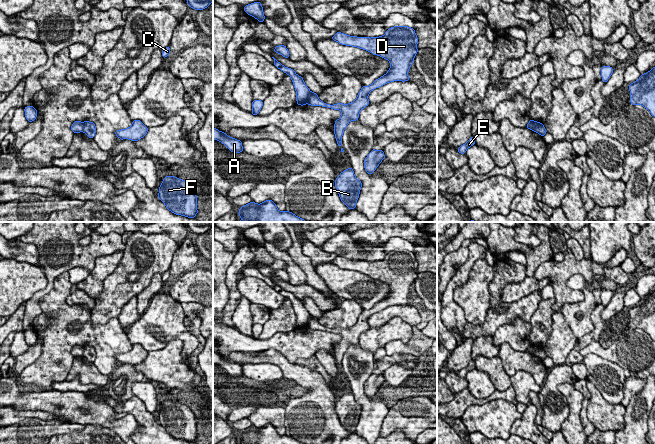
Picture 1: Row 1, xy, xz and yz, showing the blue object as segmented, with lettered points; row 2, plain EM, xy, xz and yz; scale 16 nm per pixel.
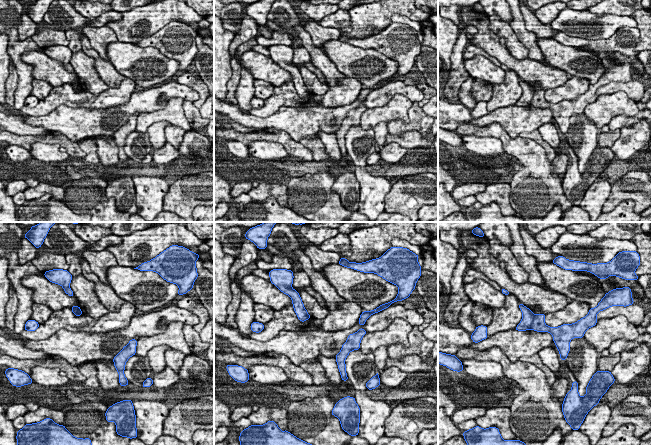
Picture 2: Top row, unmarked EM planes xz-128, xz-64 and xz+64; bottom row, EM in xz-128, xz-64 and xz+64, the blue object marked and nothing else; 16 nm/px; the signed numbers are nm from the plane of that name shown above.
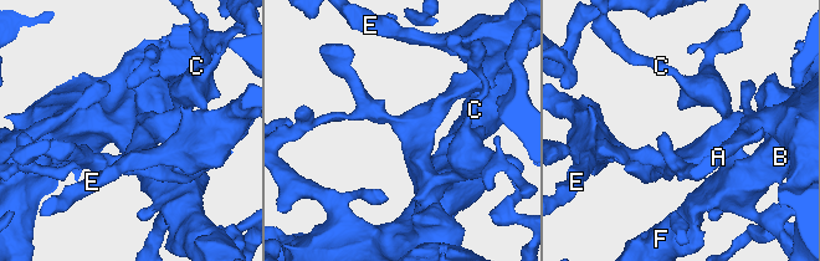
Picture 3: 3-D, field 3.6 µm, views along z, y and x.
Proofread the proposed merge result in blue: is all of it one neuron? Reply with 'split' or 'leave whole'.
split

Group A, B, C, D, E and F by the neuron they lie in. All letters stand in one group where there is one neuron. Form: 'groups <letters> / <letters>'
groups A B C F / D E

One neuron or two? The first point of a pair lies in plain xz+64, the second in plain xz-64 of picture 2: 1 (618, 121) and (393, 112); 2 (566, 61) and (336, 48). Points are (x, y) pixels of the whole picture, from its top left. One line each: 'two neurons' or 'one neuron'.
1: two neurons
2: one neuron

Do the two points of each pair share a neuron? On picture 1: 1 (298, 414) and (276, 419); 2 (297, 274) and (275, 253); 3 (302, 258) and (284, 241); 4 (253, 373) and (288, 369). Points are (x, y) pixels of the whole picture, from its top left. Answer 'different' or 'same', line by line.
1: different
2: same
3: different
4: different

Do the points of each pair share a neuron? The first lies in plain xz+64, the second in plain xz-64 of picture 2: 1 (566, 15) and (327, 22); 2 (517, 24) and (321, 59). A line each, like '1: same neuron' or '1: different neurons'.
1: same neuron
2: same neuron

